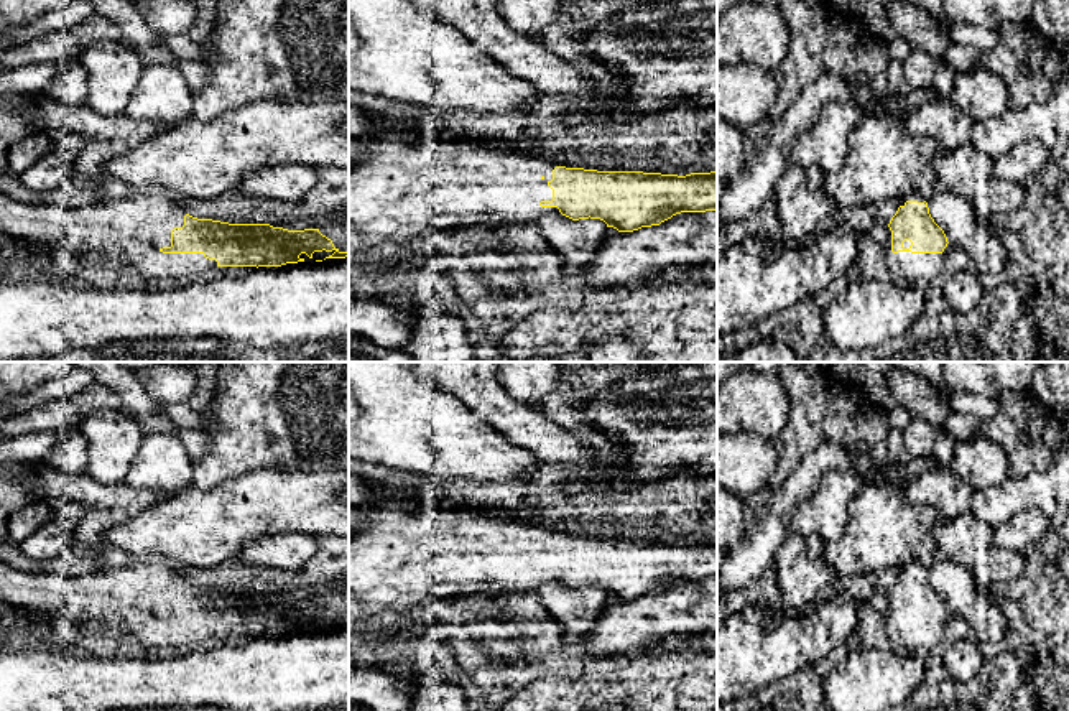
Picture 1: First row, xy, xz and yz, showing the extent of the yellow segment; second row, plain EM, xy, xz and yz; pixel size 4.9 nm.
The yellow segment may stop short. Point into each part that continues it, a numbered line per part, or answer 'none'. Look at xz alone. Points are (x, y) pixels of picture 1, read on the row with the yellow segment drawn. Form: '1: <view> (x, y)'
1: xz (398, 188)

